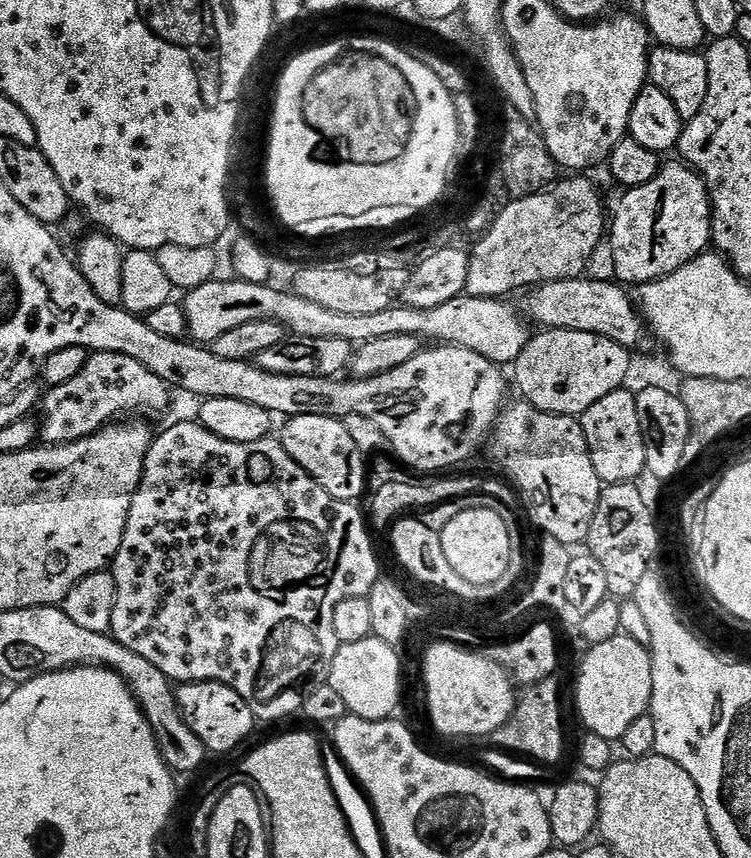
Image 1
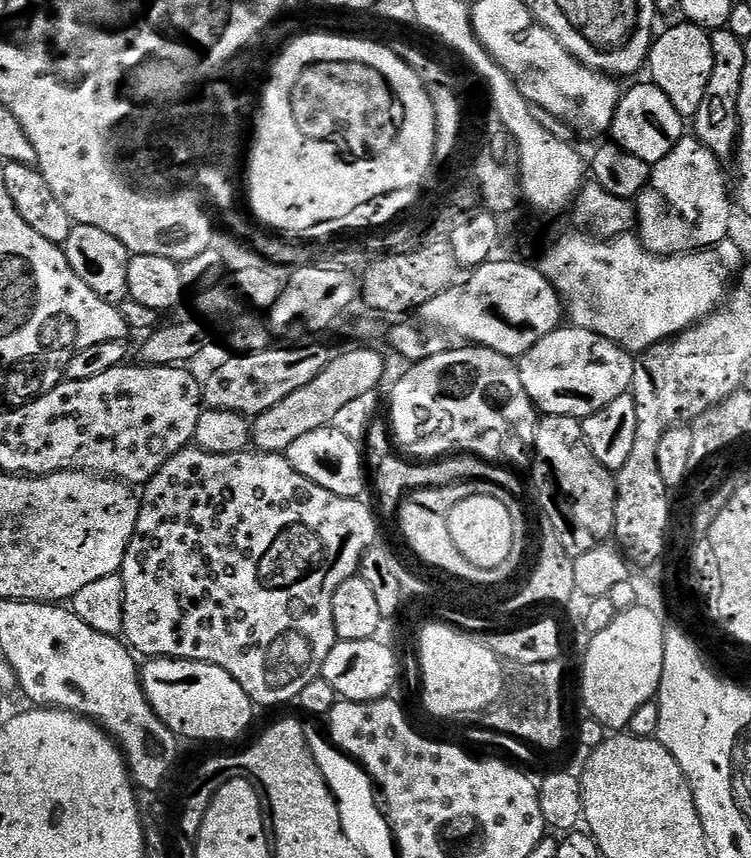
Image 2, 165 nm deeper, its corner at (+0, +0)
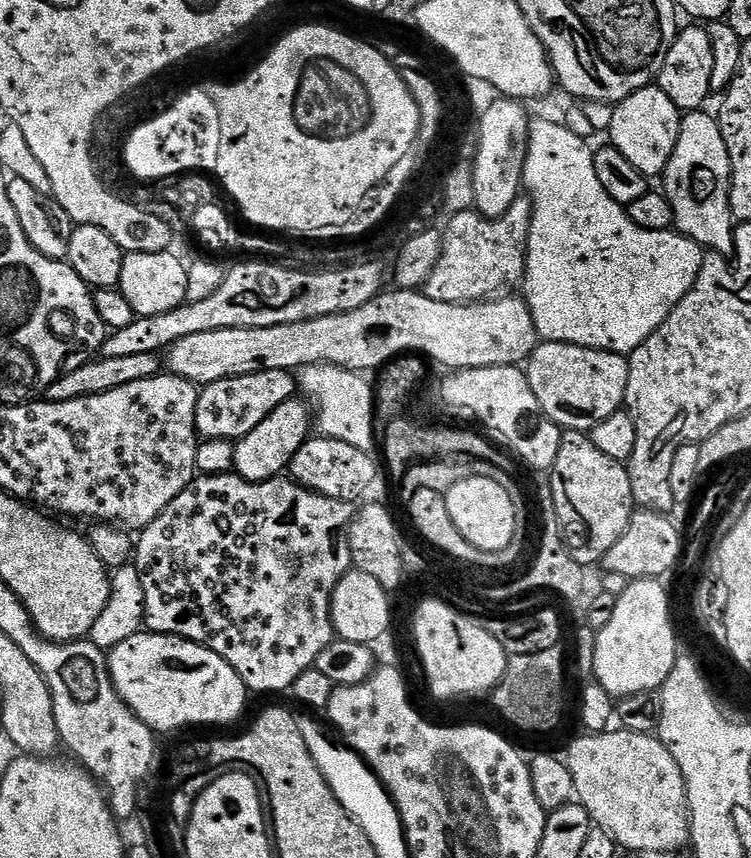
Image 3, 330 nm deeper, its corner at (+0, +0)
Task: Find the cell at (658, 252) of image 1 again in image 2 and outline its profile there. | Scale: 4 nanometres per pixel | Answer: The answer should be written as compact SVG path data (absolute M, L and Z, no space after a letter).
M685 135L684 139L662 158L662 162L652 165L652 176L635 197L638 235L640 242L650 254L655 256L683 256L706 248L714 248L729 239L728 227L732 224L734 200L730 195L730 184L724 177L725 165L695 135Z

